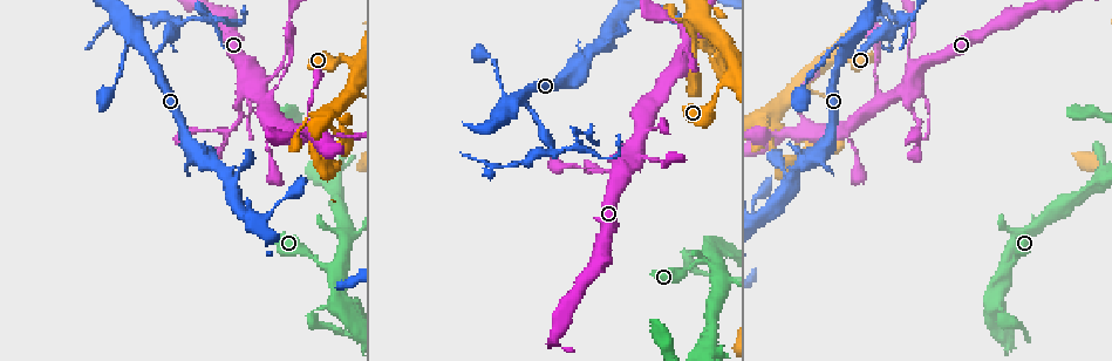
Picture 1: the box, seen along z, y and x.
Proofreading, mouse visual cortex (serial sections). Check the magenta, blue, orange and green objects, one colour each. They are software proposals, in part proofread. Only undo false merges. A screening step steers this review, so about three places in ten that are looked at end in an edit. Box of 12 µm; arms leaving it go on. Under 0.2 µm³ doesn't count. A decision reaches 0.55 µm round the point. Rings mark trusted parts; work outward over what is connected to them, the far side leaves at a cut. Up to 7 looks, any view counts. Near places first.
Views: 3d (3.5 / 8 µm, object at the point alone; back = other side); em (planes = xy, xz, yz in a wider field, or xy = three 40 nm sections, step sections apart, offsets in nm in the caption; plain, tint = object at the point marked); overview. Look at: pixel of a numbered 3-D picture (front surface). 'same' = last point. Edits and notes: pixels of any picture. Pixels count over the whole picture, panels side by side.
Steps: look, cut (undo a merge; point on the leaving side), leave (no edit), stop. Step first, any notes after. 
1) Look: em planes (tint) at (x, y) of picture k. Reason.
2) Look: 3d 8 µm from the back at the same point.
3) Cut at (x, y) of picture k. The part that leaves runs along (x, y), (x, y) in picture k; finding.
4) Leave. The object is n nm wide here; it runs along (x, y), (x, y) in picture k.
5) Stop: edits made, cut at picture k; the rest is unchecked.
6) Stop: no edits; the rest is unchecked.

Look: 3d 8 µm at (248, 87) of picture 1. Looks like a crossing.

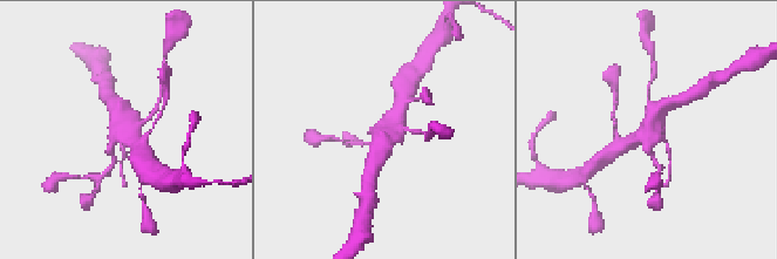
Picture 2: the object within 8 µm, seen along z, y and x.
Look: em xy step 3 (tint) at (650, 132) of picture 2. Shape alone is not enough.

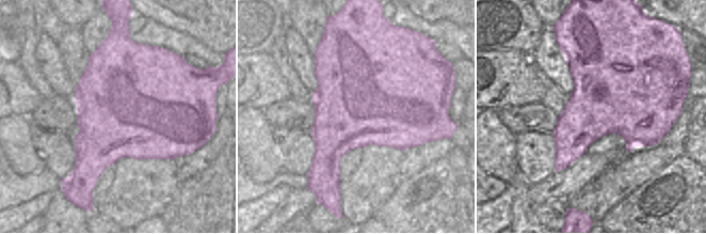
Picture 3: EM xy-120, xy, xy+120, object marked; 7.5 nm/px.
Leave. It runs along (674, 101), (628, 143) in picture 2; one cell here.

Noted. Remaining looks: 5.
Look: 3d 8 µm at (521, 96) of picture 1. Two arms in line, one across.

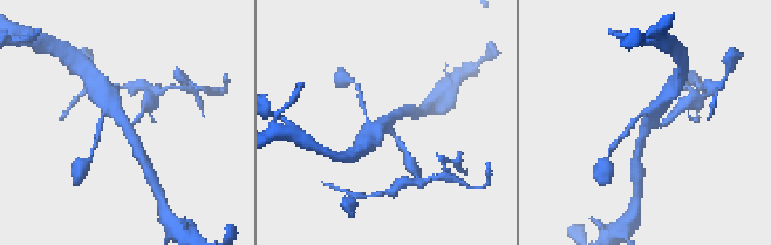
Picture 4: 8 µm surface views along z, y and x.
Look: 3d 3.5 µm at (388, 121) of picture 4. Closer look.

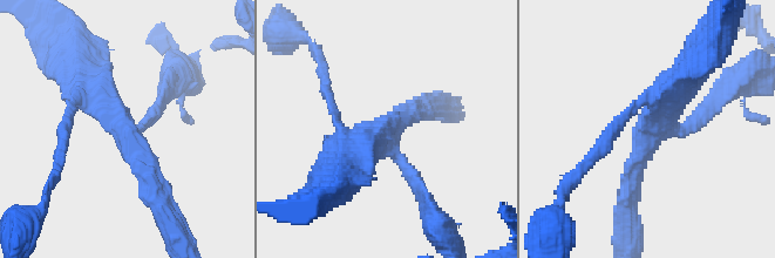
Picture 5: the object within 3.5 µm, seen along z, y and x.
Leave. It runs along (155, 197), (87, 74) in picture 5; one cell here.

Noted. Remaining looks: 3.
Look: 3d 3.5 µm at (772, 123) of picture 1. A narrow waist.

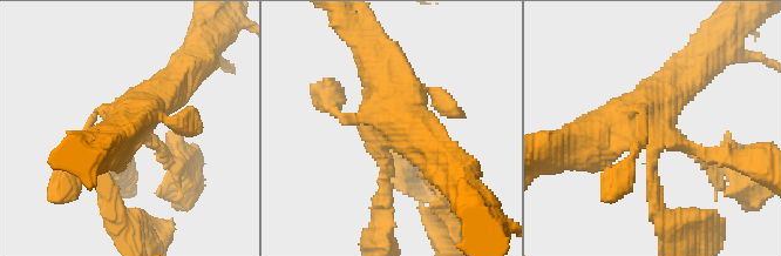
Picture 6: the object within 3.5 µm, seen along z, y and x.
Leave. It runs along (185, 73), (117, 134), (121, 153) in picture 6; continuous, no second cell.

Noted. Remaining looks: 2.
Stop: no edits; the rest is unchecked.

